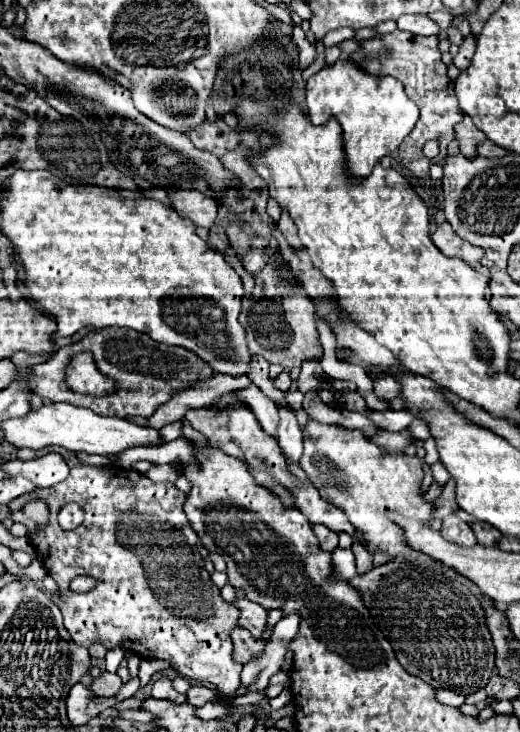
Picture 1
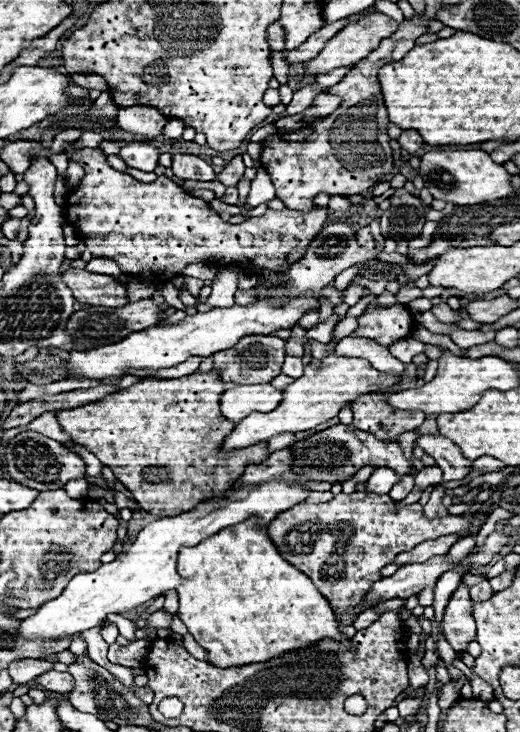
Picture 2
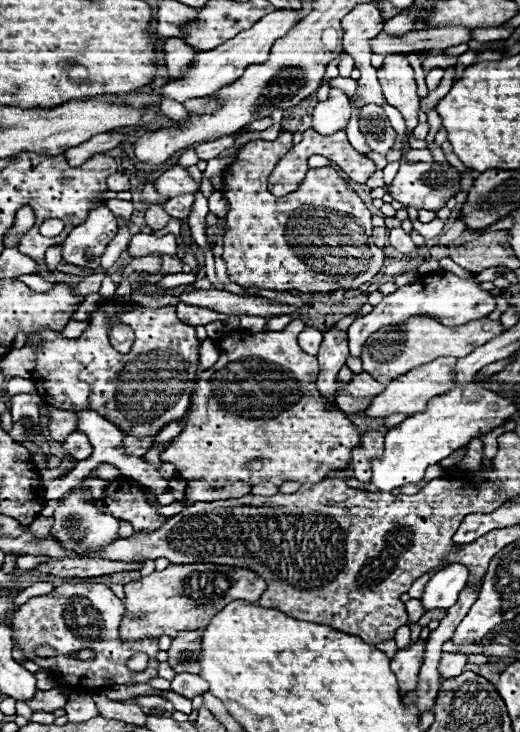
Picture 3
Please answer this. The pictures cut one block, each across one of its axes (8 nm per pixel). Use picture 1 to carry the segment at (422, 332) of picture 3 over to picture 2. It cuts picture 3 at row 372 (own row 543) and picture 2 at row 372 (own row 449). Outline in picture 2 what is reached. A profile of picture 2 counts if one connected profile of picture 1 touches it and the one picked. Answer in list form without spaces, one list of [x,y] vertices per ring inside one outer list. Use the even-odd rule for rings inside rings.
[[[326,356],[324,360],[312,360],[312,364],[304,366],[304,374],[296,378],[292,384],[284,388],[284,398],[272,412],[254,412],[248,414],[244,420],[240,420],[232,434],[224,438],[222,450],[240,450],[258,442],[266,442],[274,436],[286,434],[286,432],[302,432],[310,430],[316,424],[322,424],[330,418],[334,418],[342,408],[346,408],[354,398],[360,394],[368,394],[378,390],[380,386],[394,386],[400,384],[398,374],[384,374],[384,382],[380,384],[376,380],[378,372],[368,364],[368,360],[362,358],[340,358],[340,356]]]

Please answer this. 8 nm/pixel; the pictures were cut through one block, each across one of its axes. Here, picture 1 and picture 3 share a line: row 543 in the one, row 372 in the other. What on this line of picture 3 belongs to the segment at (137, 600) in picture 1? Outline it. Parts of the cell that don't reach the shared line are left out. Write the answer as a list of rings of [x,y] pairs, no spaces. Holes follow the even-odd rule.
[[[100,302],[100,306],[90,314],[90,326],[82,332],[80,338],[64,338],[58,332],[52,332],[48,340],[36,352],[36,366],[32,370],[32,382],[44,402],[62,408],[62,410],[96,410],[100,416],[116,424],[124,436],[156,436],[166,424],[178,420],[186,414],[190,404],[190,394],[198,380],[198,338],[192,326],[176,318],[174,306],[164,308],[146,308],[138,306],[134,310],[120,310],[120,302]],[[112,318],[130,326],[136,332],[136,340],[128,354],[118,354],[108,342],[108,332]]]

